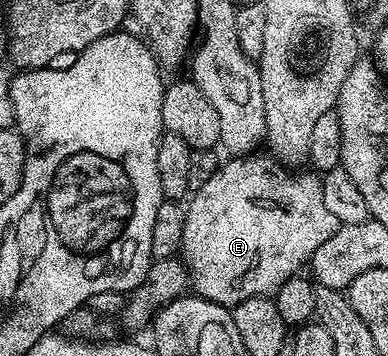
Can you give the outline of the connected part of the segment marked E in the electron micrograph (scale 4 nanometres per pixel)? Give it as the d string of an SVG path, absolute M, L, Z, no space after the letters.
M252 153L249 155L241 155L231 157L220 162L217 173L213 173L213 177L209 177L209 181L205 181L205 185L194 188L193 194L190 196L191 204L186 204L185 210L185 237L183 238L183 249L181 258L187 264L190 275L189 283L193 288L194 294L200 299L208 299L214 303L220 303L222 307L234 309L241 301L245 301L249 297L257 297L258 295L270 296L282 285L289 276L296 274L300 270L299 267L310 260L311 255L317 249L321 249L323 240L329 238L331 233L340 227L337 217L333 217L329 213L328 207L325 205L325 199L321 197L322 178L318 174L311 175L290 175L286 166L280 165L278 162L270 161L267 163L268 156L263 153Z

